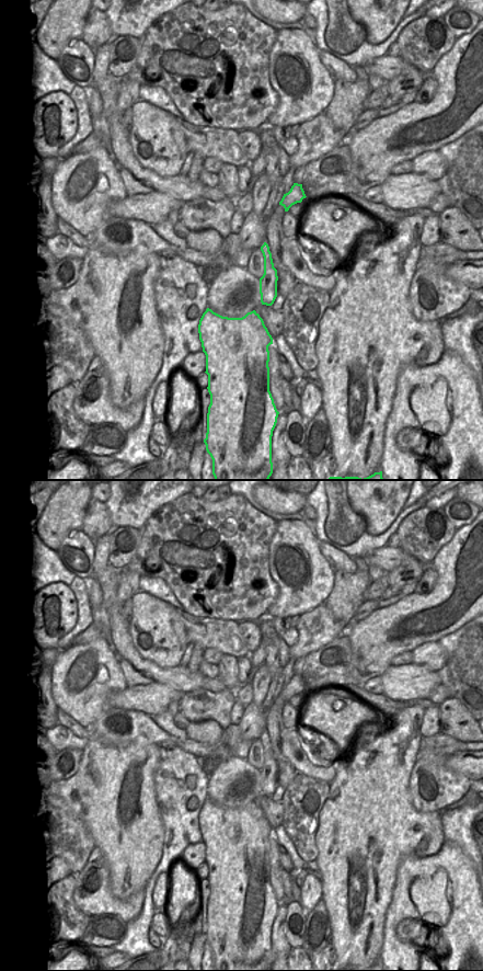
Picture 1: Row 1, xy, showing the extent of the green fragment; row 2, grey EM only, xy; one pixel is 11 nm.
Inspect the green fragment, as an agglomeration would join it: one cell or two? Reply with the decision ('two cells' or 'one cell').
one cell

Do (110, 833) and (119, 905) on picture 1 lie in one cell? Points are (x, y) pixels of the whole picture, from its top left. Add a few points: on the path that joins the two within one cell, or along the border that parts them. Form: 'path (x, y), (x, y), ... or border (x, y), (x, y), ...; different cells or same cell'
border (108, 875), (111, 891), (119, 899), (142, 889); different cells

